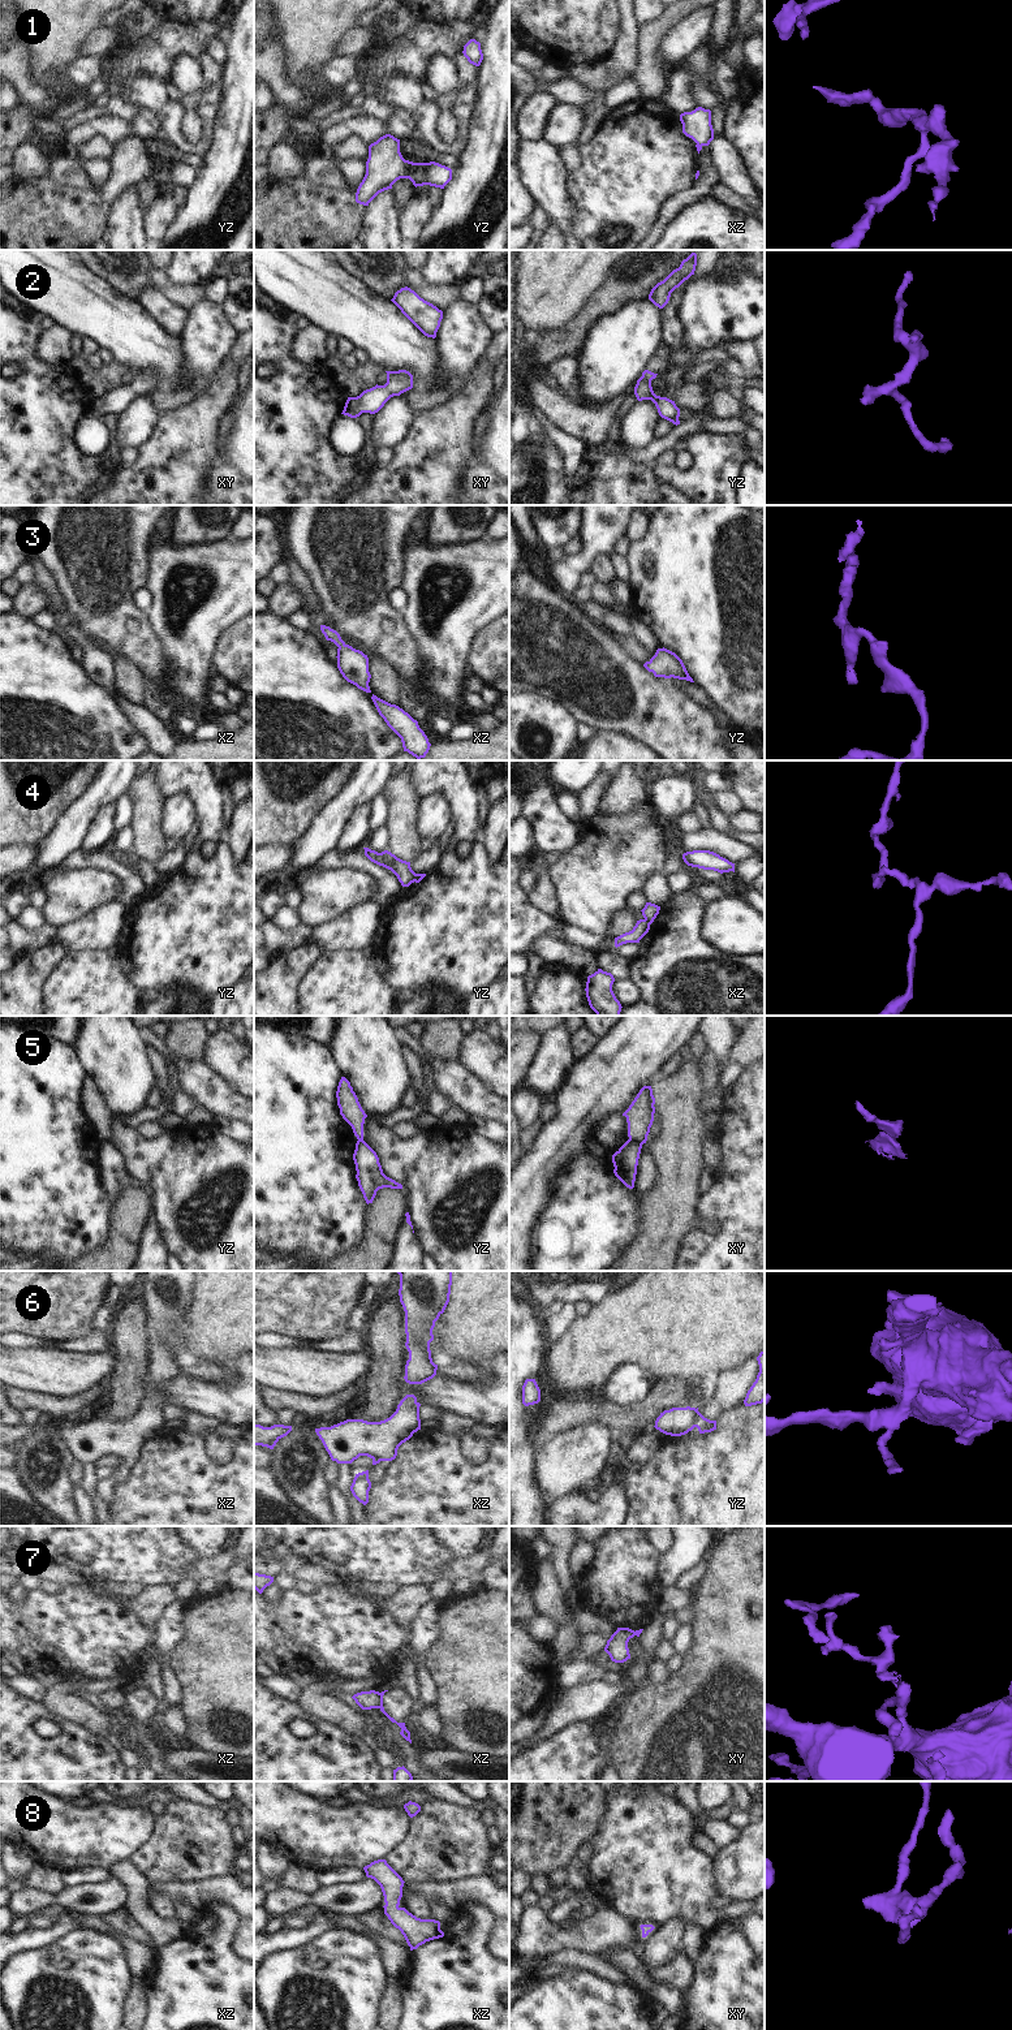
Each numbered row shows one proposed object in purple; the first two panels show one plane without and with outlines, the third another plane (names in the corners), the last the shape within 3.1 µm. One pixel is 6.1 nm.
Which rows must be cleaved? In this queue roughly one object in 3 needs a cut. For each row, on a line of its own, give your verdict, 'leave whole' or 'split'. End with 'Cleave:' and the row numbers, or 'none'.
1: leave whole
2: leave whole
3: leave whole
4: split
5: split
6: split
7: split
8: leave whole
Cleave: 4, 5, 6, 7

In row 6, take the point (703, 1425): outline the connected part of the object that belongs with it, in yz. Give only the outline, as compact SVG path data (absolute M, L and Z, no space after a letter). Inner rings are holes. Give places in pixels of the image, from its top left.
M698 1413L694 1427L698 1428L699 1434L711 1432L716 1430L716 1421L710 1421L705 1418L701 1413Z

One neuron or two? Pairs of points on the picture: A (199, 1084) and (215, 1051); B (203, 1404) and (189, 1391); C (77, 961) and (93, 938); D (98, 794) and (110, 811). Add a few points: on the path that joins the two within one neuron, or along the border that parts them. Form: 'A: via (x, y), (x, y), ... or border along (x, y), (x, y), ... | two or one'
A: border along (202, 1060), (229, 1087) | two
B: via (199, 1400), (193, 1395) | one
C: border along (67, 949), (106, 952) | two
D: border along (115, 802), (107, 802), (93, 818), (87, 830) | two

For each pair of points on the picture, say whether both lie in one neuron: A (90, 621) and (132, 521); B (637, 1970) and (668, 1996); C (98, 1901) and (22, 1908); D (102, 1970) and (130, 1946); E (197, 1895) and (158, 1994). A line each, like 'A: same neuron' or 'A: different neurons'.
A: same neuron
B: same neuron
C: same neuron
D: different neurons
E: different neurons

